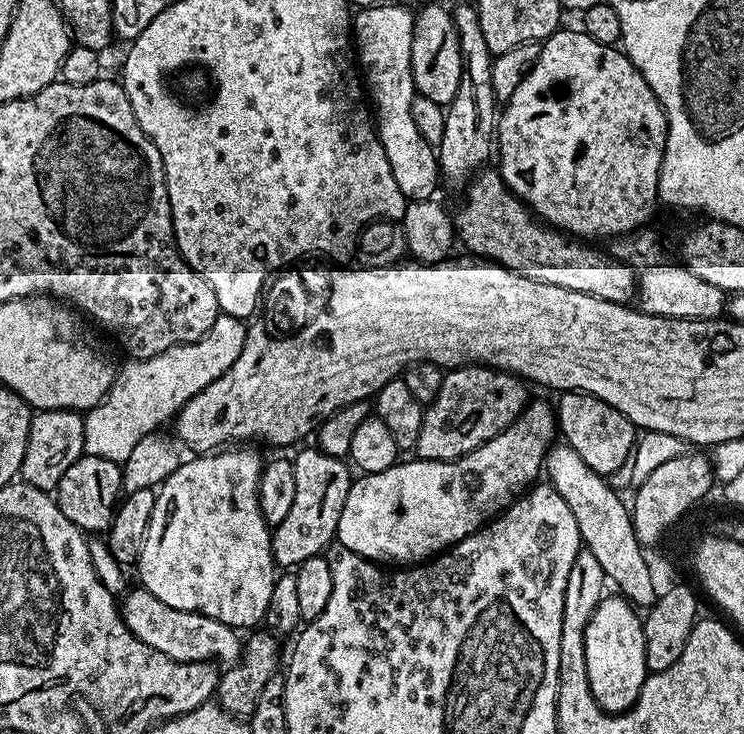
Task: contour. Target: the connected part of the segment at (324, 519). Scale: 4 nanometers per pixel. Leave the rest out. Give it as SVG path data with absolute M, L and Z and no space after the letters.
M318 446L303 448L292 460L294 506L272 528L272 556L284 570L299 568L302 562L321 555L336 540L338 518L342 518L342 506L346 506L346 494L354 479L353 469L341 457L326 454Z

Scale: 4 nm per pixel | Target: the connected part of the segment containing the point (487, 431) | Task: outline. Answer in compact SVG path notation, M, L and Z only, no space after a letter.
M466 364L463 368L445 371L438 398L424 409L422 426L418 430L415 455L421 460L456 460L476 448L481 448L490 438L502 434L524 412L530 403L529 385L511 372L501 372L499 368L488 368L485 364Z

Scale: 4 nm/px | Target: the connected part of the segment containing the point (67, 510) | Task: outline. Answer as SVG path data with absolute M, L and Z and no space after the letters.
M82 455L56 483L54 499L62 514L66 514L66 518L70 518L70 522L74 522L74 526L78 526L81 532L104 534L116 517L123 492L124 470L117 461Z

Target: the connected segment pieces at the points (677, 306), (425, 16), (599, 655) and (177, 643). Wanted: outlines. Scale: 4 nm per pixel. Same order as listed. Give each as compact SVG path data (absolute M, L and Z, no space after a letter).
M669 262L650 266L639 273L636 286L635 299L638 303L639 311L651 316L661 316L662 318L678 318L679 320L719 320L726 312L726 293L711 282L706 282L706 278L698 278L689 268L685 268L683 263Z
M428 4L415 13L414 42L410 50L410 62L417 93L430 102L449 105L458 94L462 82L463 60L459 52L459 36L456 33L452 13L440 4Z
M619 594L605 595L600 604L590 614L590 622L584 631L584 649L586 650L586 674L590 682L592 696L604 712L619 714L628 711L638 698L644 685L644 679L650 675L646 666L646 642L644 641L644 621L641 613L629 601Z
M136 586L133 592L125 591L118 607L128 629L139 640L146 642L146 646L166 654L166 658L174 658L178 662L210 660L224 666L240 659L242 636L237 629L201 612L174 610L174 606L166 606L166 602L154 598L154 594L150 594L143 586Z

